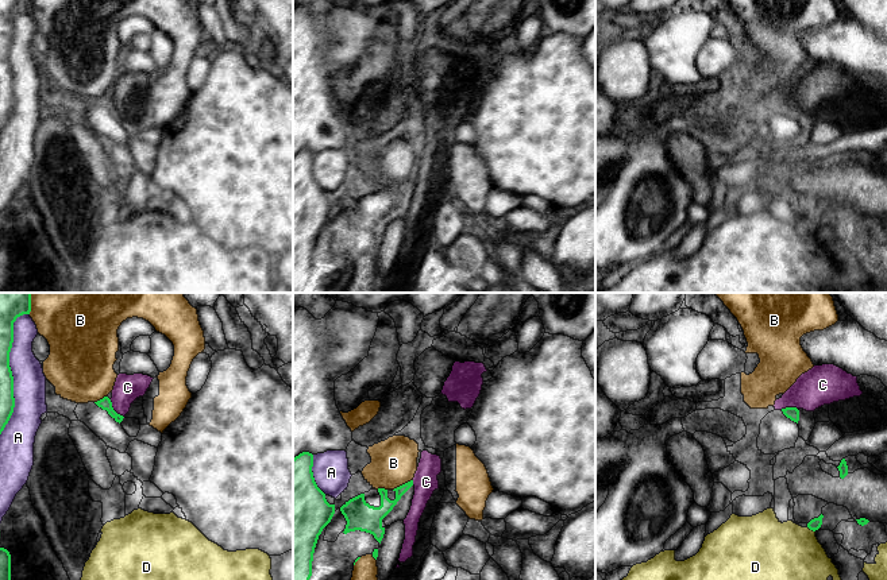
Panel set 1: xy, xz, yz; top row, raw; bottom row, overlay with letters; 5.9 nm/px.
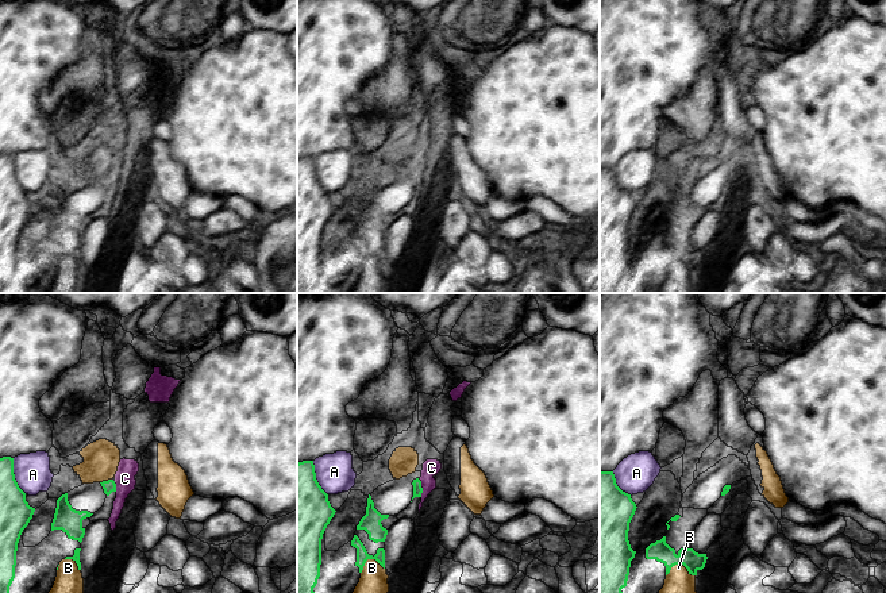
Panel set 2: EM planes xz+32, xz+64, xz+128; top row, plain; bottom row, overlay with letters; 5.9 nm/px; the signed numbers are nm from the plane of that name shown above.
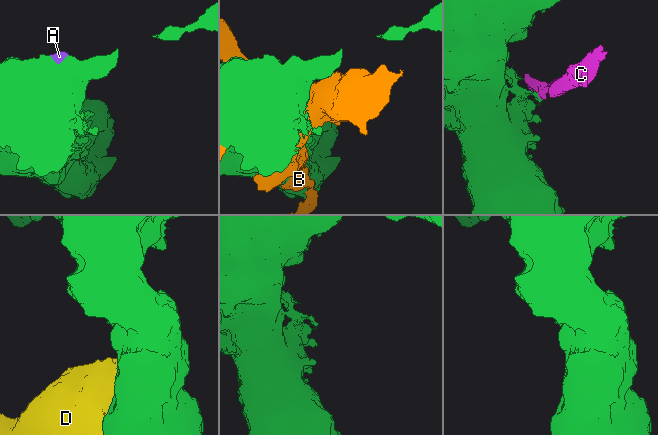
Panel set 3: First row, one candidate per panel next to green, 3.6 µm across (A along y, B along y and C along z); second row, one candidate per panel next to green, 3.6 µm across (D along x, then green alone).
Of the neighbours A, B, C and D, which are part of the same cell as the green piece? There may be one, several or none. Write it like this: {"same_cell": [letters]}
{"same_cell": []}

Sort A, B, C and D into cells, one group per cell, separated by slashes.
A / B / C / D

